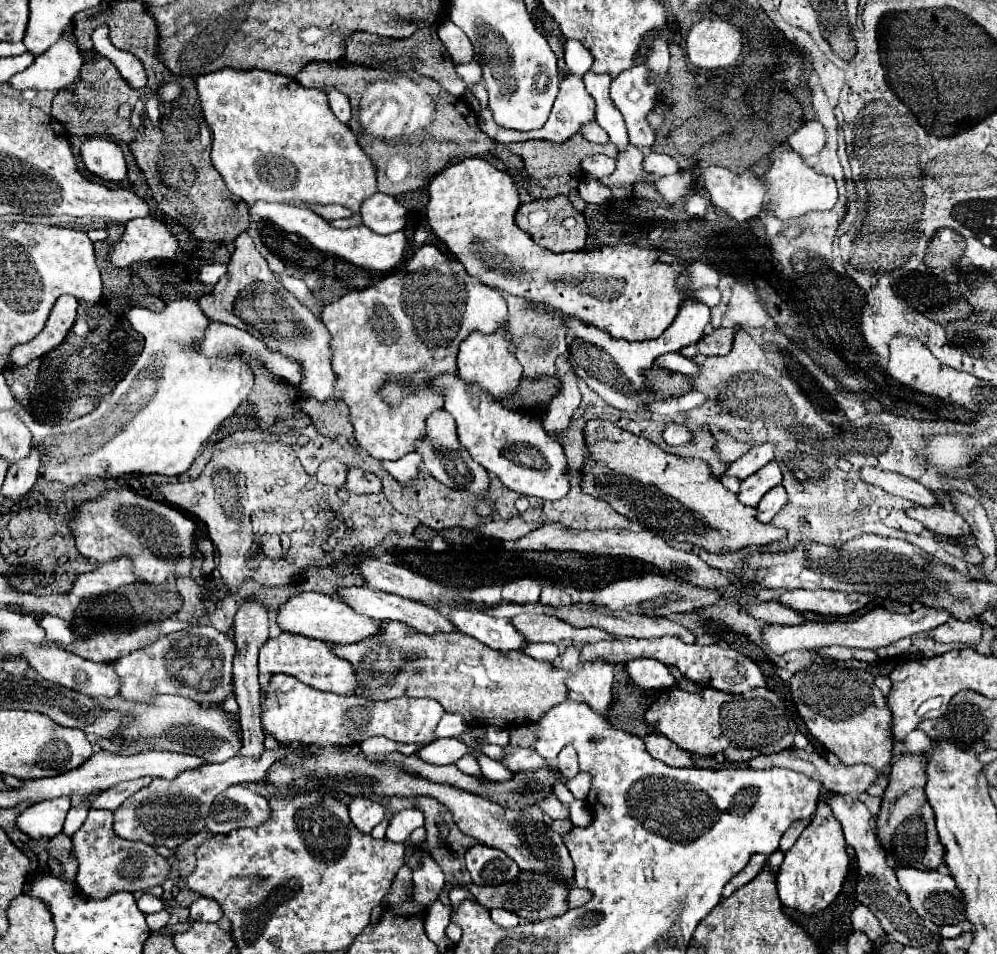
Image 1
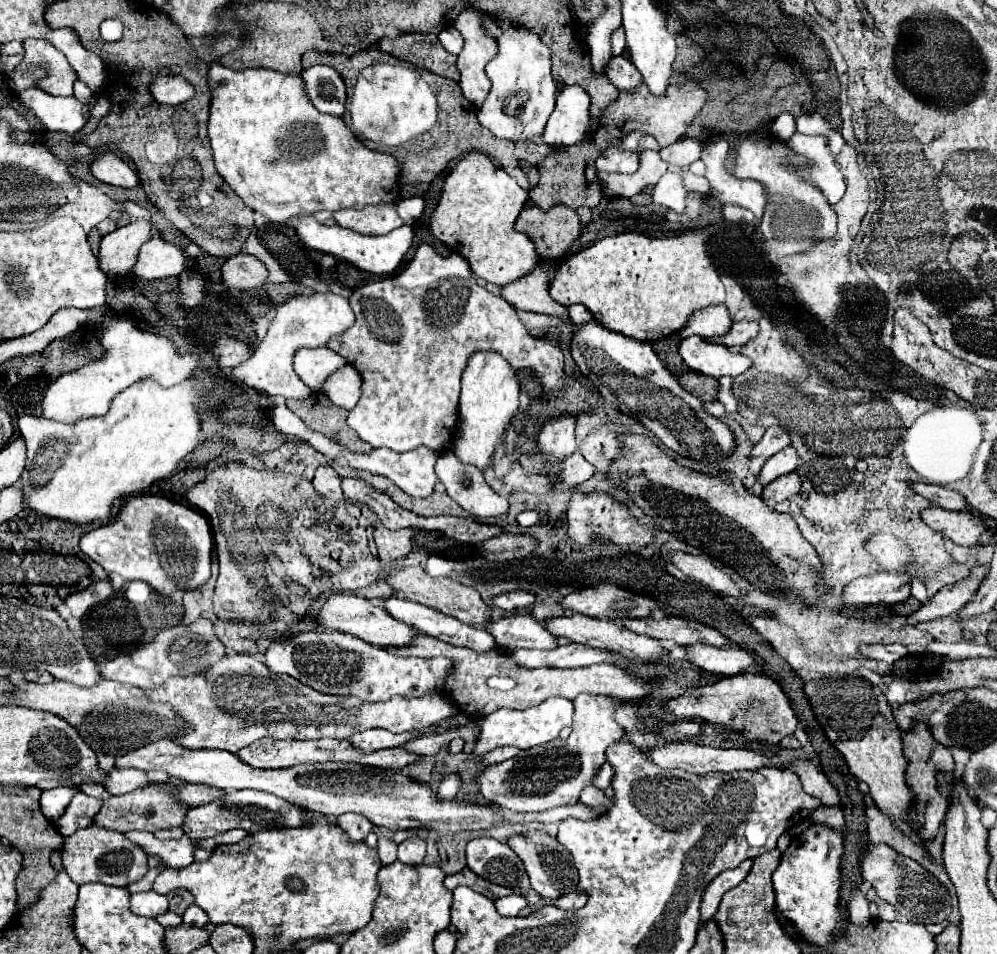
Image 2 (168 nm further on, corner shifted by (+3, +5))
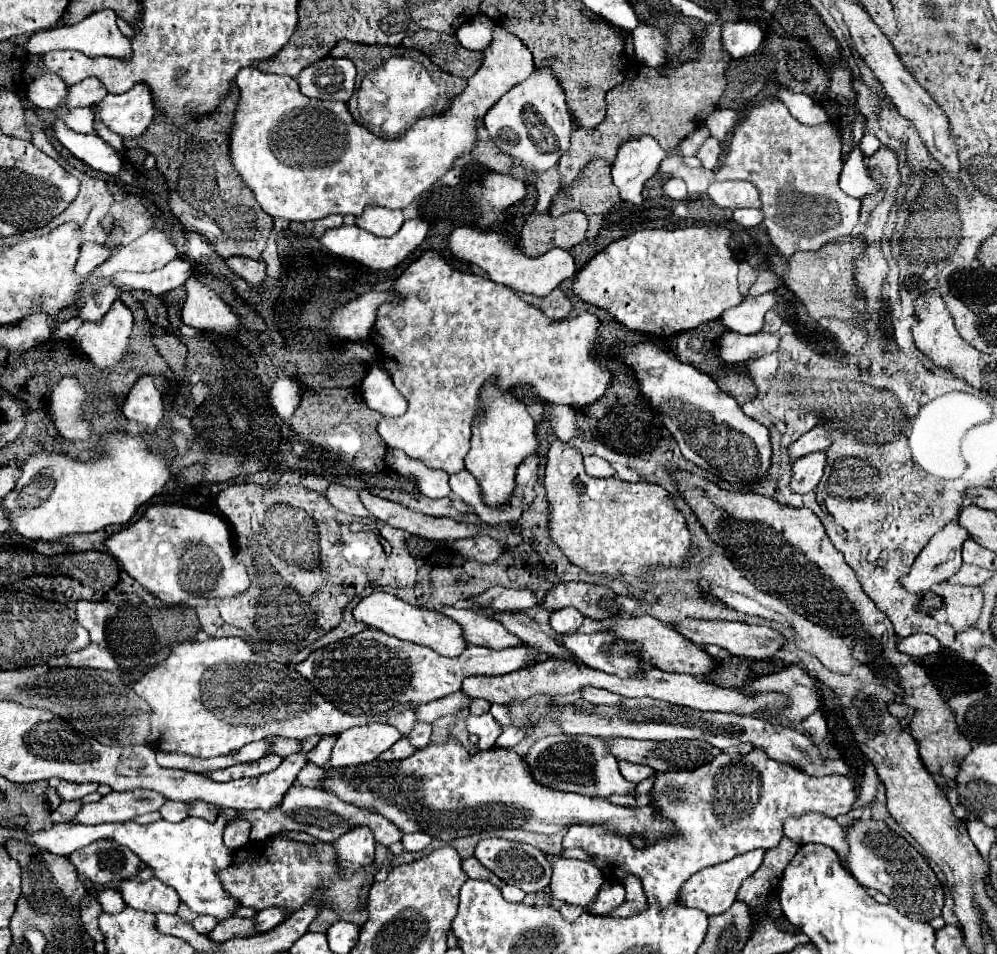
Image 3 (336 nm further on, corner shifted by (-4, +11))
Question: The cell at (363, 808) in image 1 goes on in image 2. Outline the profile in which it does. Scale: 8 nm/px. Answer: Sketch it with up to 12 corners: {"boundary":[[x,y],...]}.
{"boundary":[[342,814],[336,826],[350,842],[364,842],[372,822],[358,814]]}

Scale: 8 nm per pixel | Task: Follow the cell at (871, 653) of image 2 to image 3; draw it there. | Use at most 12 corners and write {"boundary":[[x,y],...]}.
{"boundary":[[929,634],[899,640],[897,650],[913,658],[939,652]]}

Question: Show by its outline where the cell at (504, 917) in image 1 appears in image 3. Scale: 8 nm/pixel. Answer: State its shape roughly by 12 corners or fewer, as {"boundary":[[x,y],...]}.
{"boundary":[[517,886],[501,888],[501,894],[507,902],[521,902],[525,892]]}

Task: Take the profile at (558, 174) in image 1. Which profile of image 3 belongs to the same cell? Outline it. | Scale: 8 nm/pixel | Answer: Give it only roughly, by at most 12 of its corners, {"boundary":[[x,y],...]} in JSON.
{"boundary":[[593,158],[549,214],[605,214],[621,202],[609,164]]}

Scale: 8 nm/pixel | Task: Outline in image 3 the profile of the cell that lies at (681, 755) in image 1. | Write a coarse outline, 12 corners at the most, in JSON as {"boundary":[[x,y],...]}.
{"boundary":[[585,688],[581,696],[593,704],[619,704],[621,696],[609,690]]}

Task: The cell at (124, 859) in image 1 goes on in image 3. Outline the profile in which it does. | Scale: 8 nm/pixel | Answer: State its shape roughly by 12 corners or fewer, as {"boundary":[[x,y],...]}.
{"boundary":[[115,840],[69,856],[81,878],[113,886],[137,876],[141,860]]}

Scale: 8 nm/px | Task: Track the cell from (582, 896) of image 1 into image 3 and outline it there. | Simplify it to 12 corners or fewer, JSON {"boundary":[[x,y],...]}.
{"boundary":[[563,904],[559,912],[573,922],[583,914],[583,906]]}

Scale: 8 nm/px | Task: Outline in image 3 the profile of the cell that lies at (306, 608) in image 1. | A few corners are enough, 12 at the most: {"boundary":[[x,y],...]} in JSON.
{"boundary":[[371,592],[353,618],[455,658],[461,626],[389,592]]}

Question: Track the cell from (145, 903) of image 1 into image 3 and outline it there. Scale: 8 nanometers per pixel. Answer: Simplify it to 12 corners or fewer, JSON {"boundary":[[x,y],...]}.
{"boundary":[[157,878],[123,880],[127,906],[151,914],[175,914],[177,892]]}

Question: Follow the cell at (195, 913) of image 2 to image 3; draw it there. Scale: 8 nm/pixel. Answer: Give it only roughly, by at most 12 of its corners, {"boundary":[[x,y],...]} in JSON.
{"boundary":[[201,914],[193,920],[199,934],[211,932],[217,924],[215,916]]}

